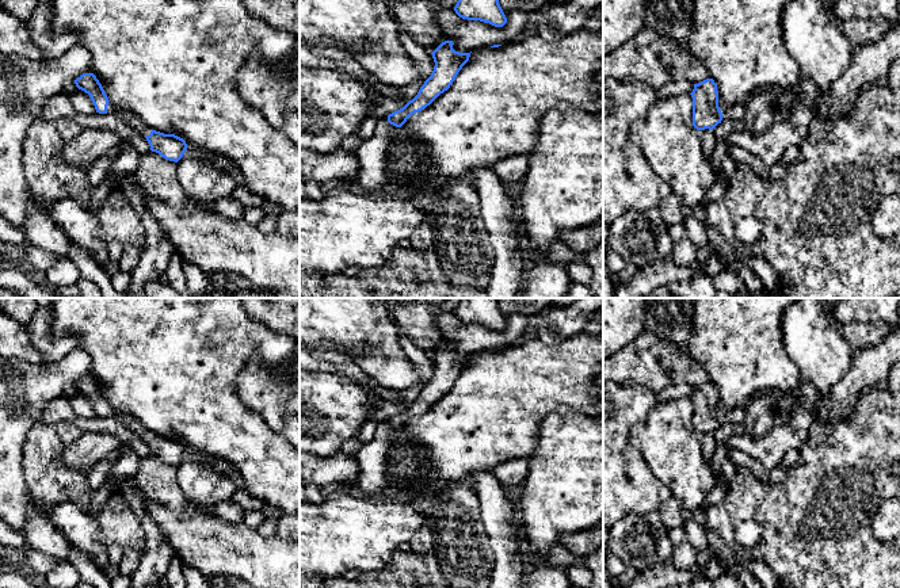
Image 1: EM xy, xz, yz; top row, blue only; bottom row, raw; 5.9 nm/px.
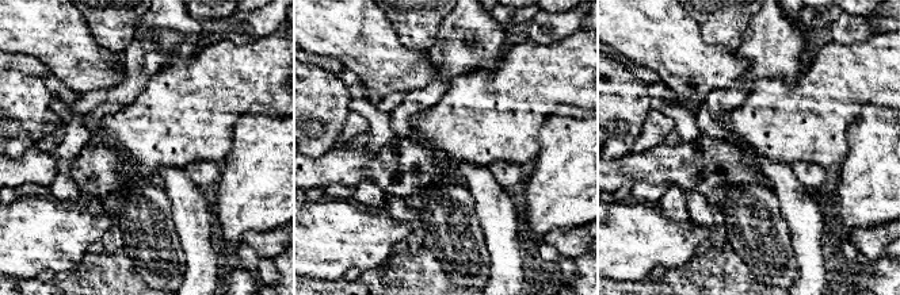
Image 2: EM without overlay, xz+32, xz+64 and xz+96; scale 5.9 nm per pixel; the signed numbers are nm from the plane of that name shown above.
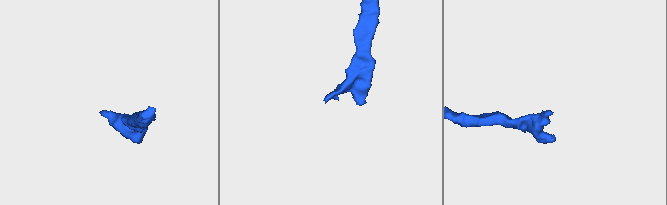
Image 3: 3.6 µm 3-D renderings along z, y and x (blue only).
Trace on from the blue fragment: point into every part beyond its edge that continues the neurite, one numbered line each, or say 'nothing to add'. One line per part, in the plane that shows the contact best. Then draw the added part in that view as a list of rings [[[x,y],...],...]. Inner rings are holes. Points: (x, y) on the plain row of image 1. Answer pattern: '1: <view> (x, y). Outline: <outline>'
1: xy (126, 420). Outline: [[[111,405],[107,409],[107,417],[117,419],[129,431],[137,434],[141,439],[146,440],[150,438],[152,432],[145,428],[141,423],[133,419],[130,415],[115,411]]]

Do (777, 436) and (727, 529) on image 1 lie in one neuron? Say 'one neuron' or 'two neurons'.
two neurons

